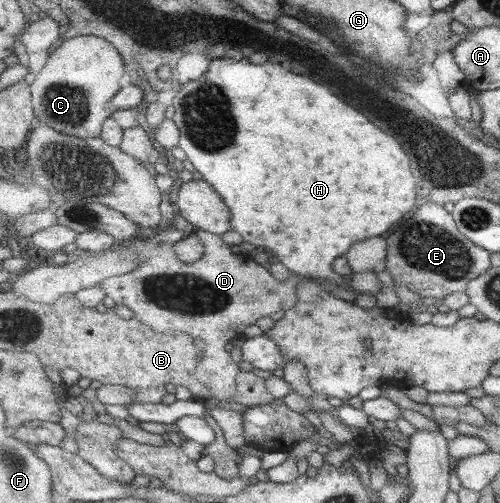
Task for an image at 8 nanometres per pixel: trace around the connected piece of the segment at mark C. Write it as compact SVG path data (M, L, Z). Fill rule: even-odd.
M75 35L63 42L50 56L47 64L35 77L31 85L33 106L38 124L52 127L62 134L81 138L95 138L103 134L104 123L112 112L107 112L108 103L120 92L120 81L126 75L122 55L106 39L94 35Z

